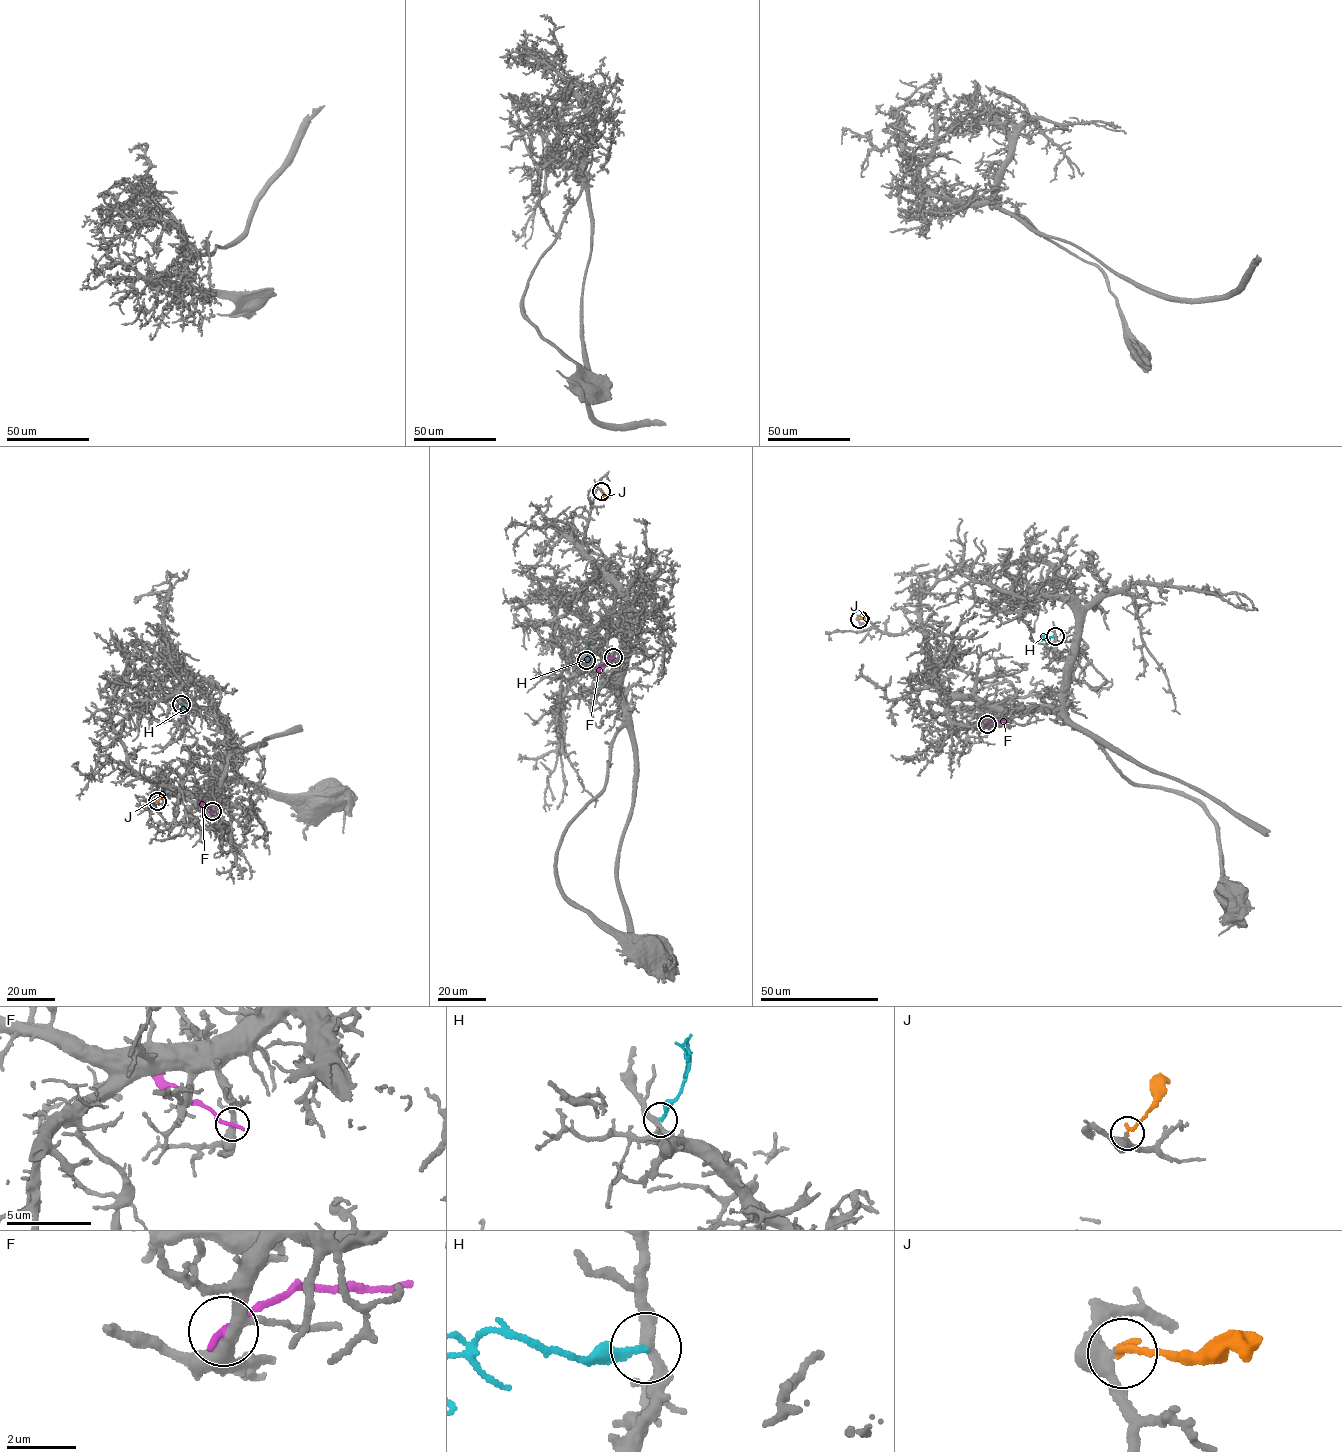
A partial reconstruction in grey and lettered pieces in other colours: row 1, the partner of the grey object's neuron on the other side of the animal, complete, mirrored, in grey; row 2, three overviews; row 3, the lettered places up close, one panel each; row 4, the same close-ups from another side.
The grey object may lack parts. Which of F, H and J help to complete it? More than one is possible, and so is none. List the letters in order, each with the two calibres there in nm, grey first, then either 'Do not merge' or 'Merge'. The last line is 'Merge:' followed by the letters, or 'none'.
F: Thickness 320 nm (grey) against 240 nm. Do not merge
H: Thickness 320 nm (grey) against 220 nm. Do not merge
J: Thickness 360 nm (grey) against 200 nm. Do not merge
Merge: none

